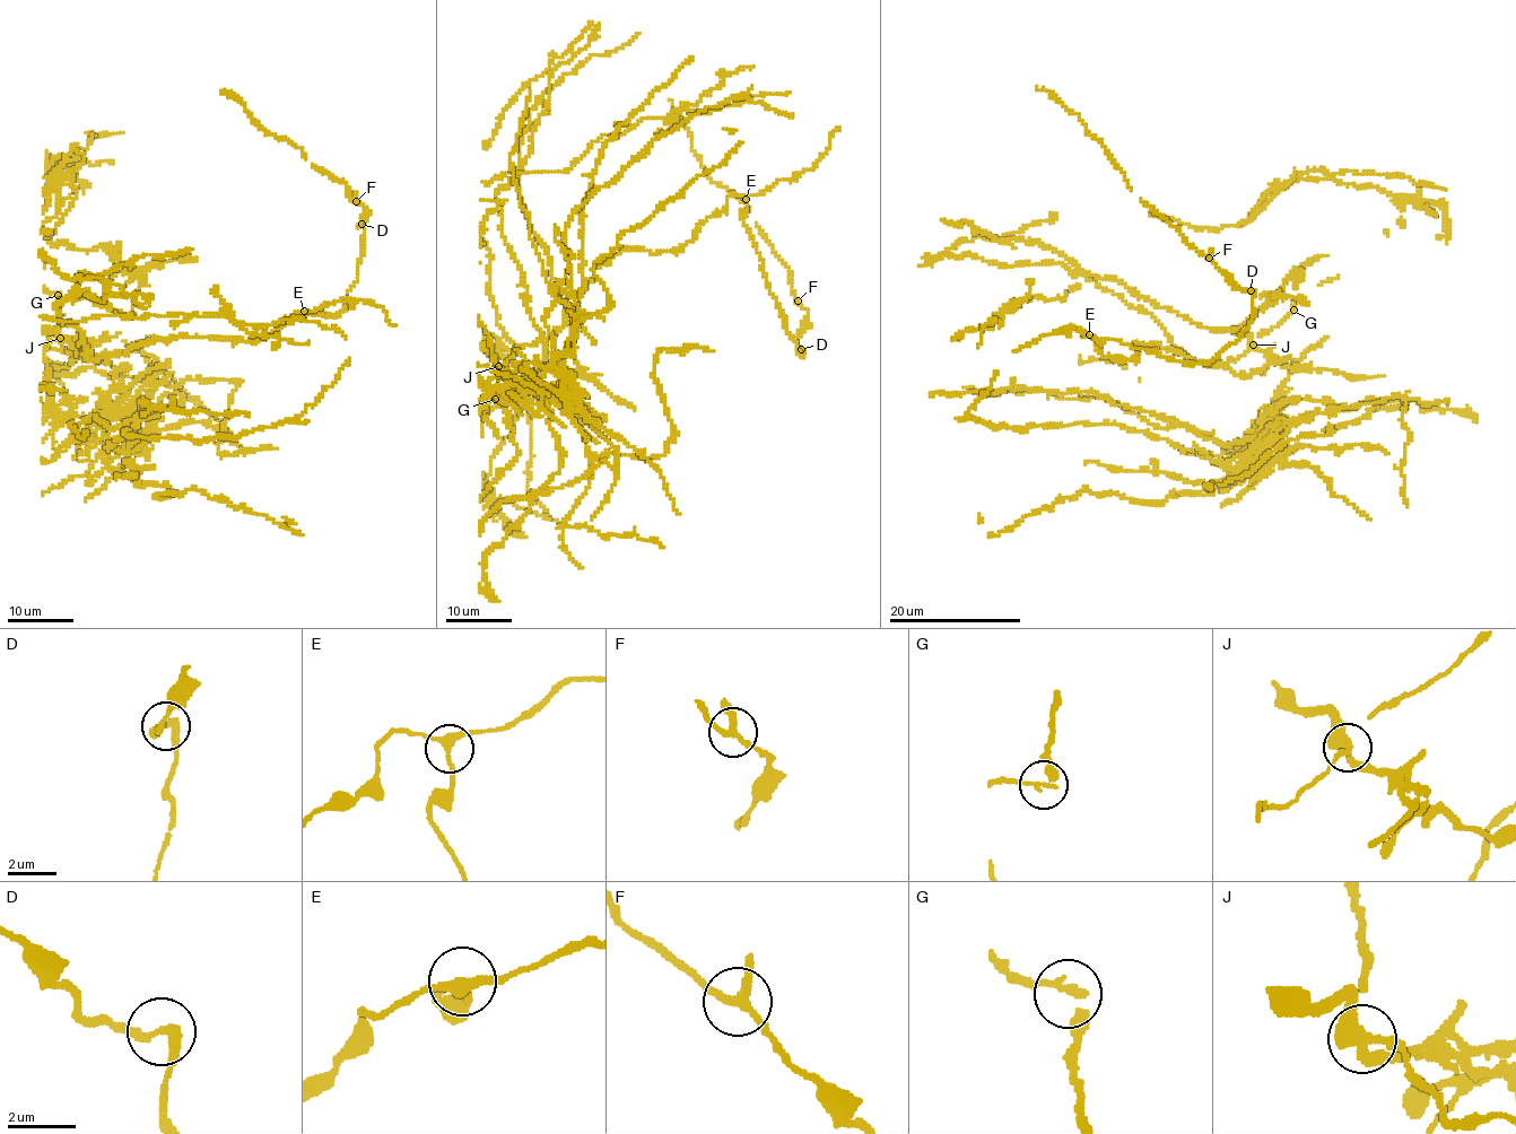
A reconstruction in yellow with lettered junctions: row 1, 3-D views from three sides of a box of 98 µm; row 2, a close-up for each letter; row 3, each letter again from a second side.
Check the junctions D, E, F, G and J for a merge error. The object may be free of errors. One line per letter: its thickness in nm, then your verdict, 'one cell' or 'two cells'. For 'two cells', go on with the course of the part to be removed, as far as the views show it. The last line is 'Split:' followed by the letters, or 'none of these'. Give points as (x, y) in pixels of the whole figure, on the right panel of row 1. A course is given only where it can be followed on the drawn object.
D: 240 nm | one cell
E: 240 nm | one cell
F: 190 nm | one cell
G: 180 nm | one cell
J: 320 nm | two cells
Split: J

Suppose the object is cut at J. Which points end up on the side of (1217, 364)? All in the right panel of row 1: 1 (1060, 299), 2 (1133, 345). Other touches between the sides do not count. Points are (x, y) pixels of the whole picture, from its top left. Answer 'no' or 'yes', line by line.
1: no
2: yes

